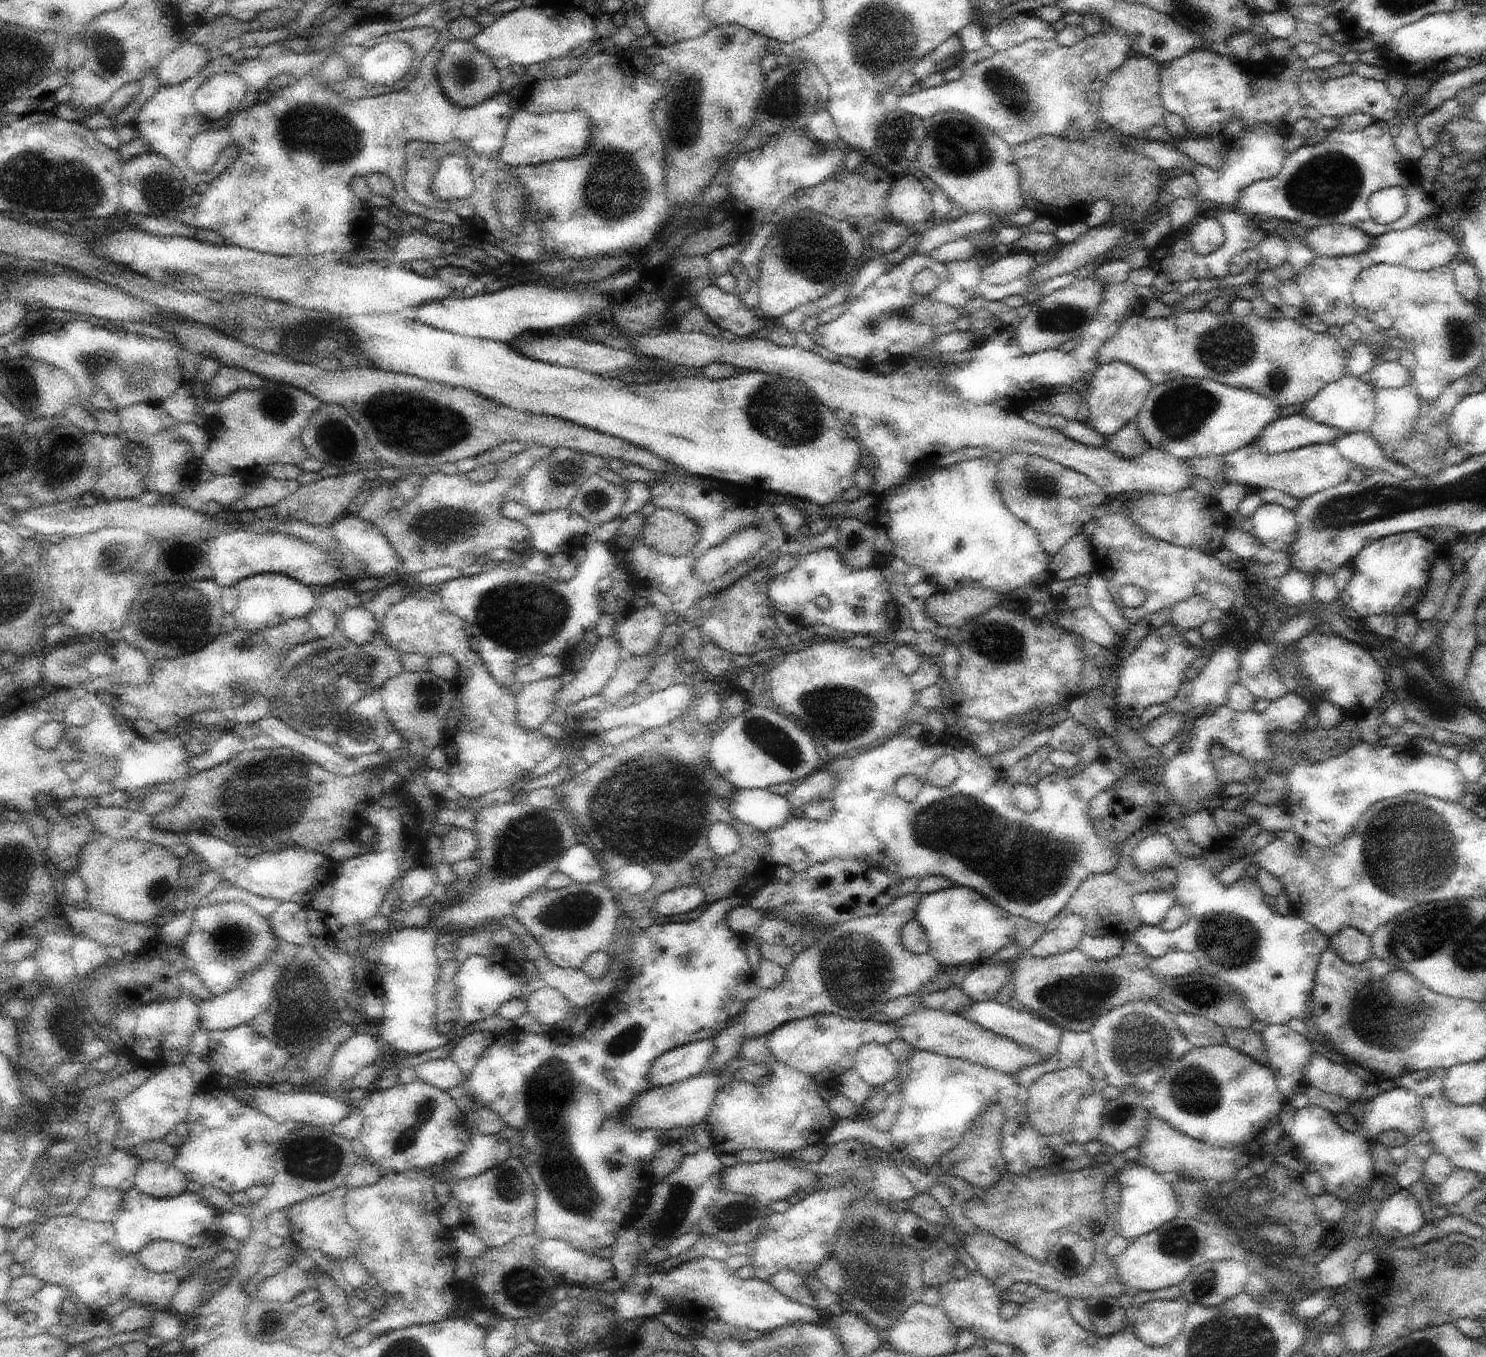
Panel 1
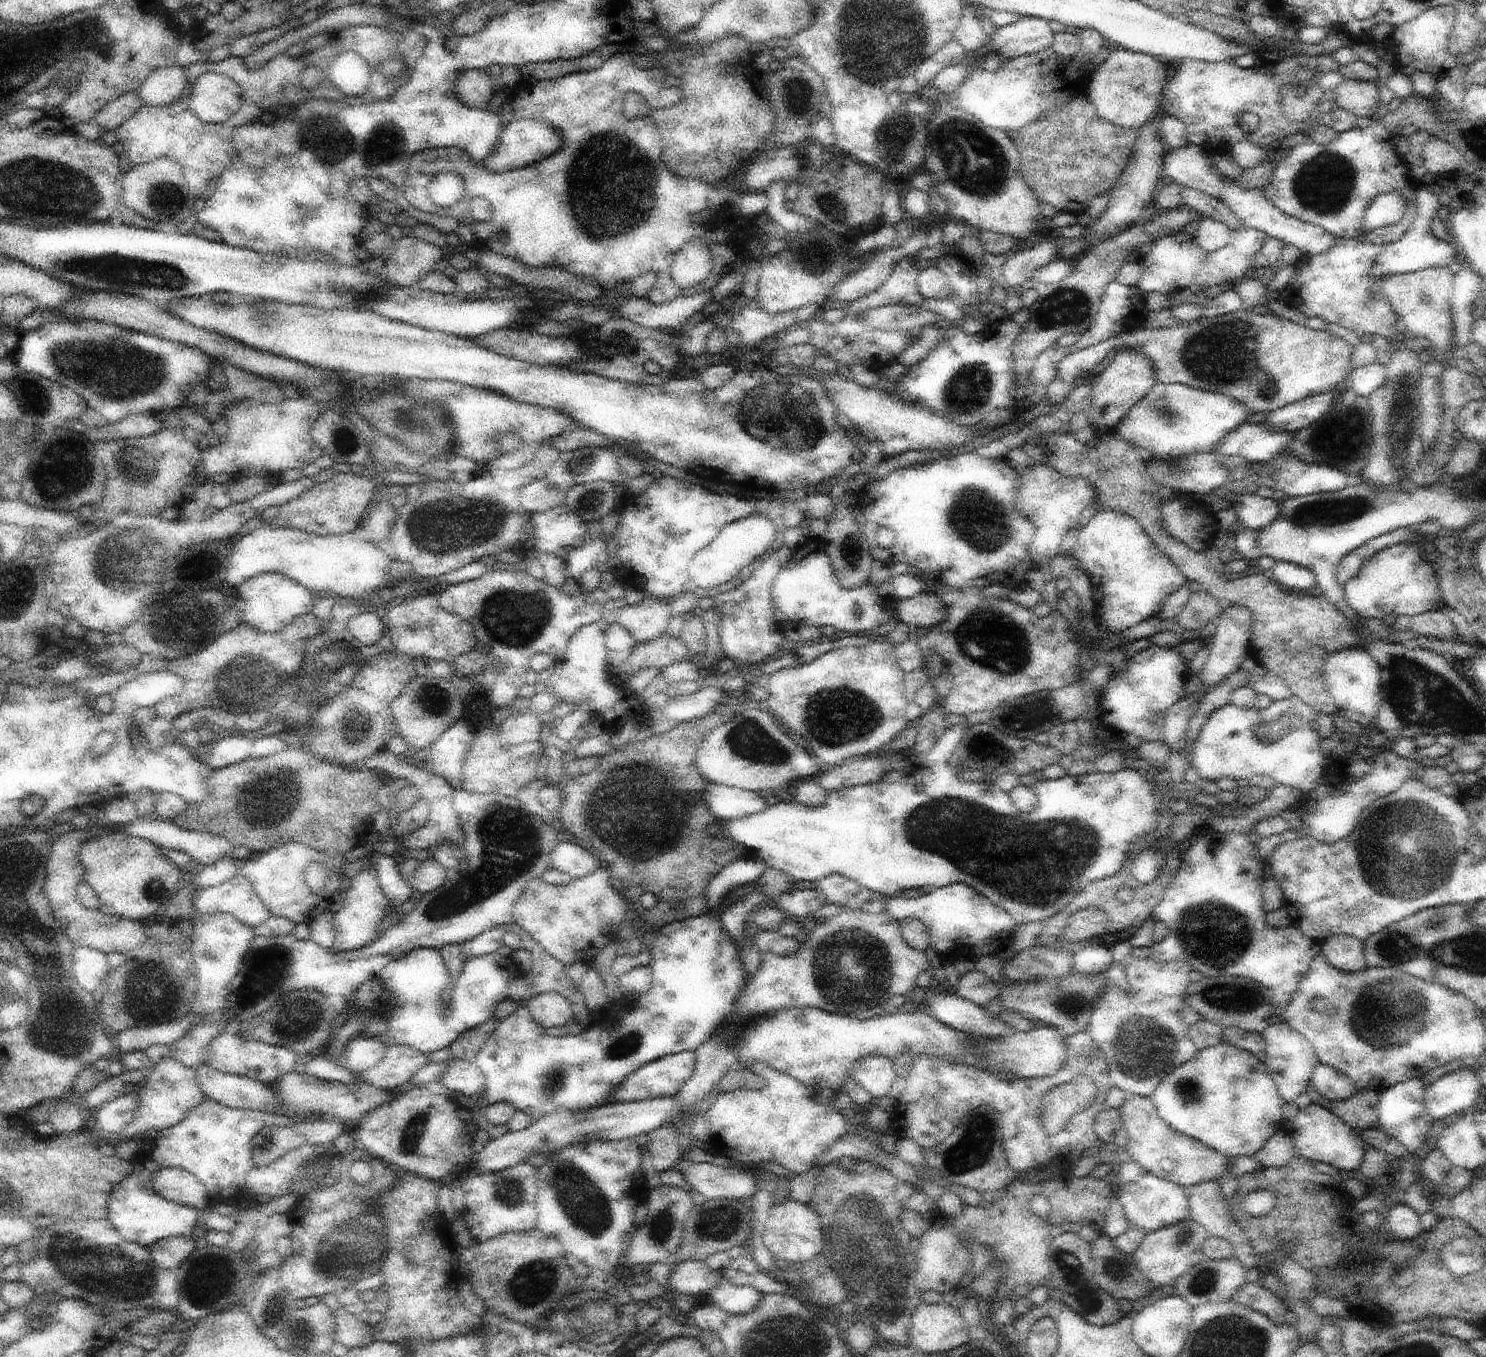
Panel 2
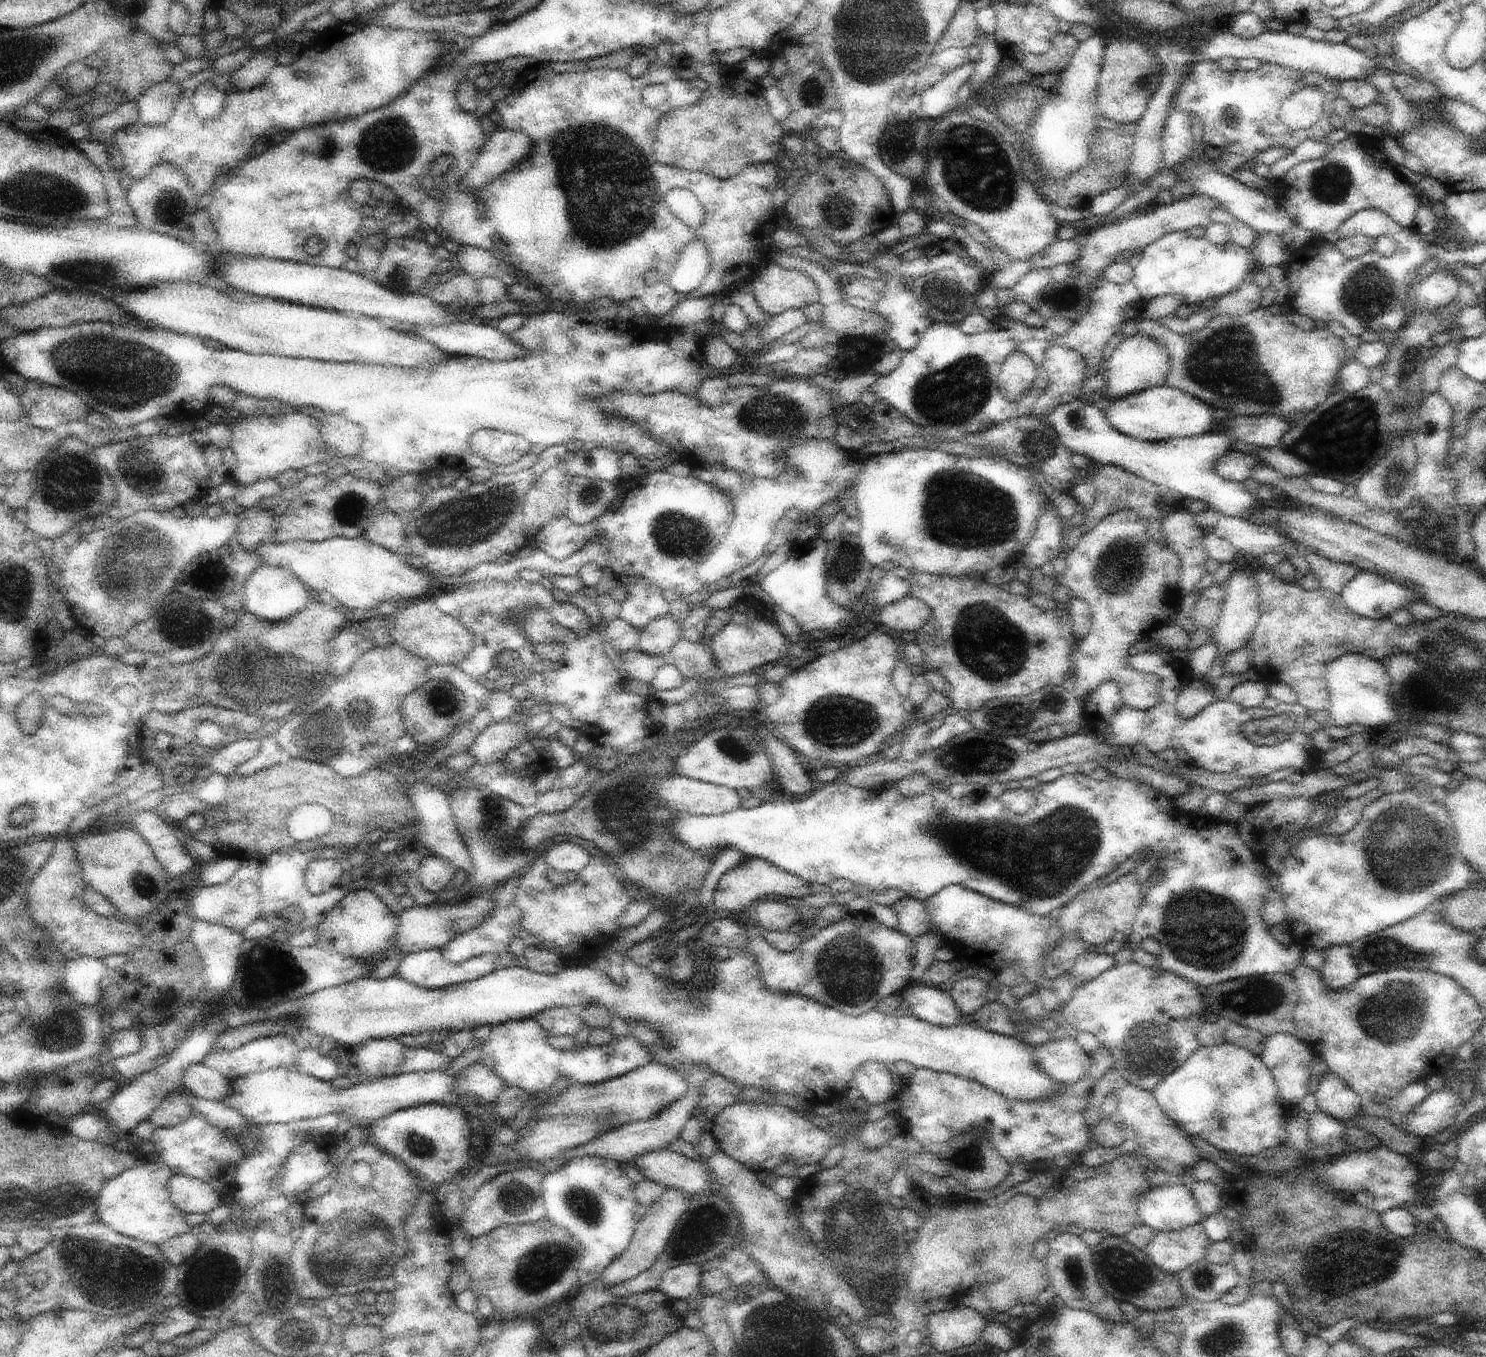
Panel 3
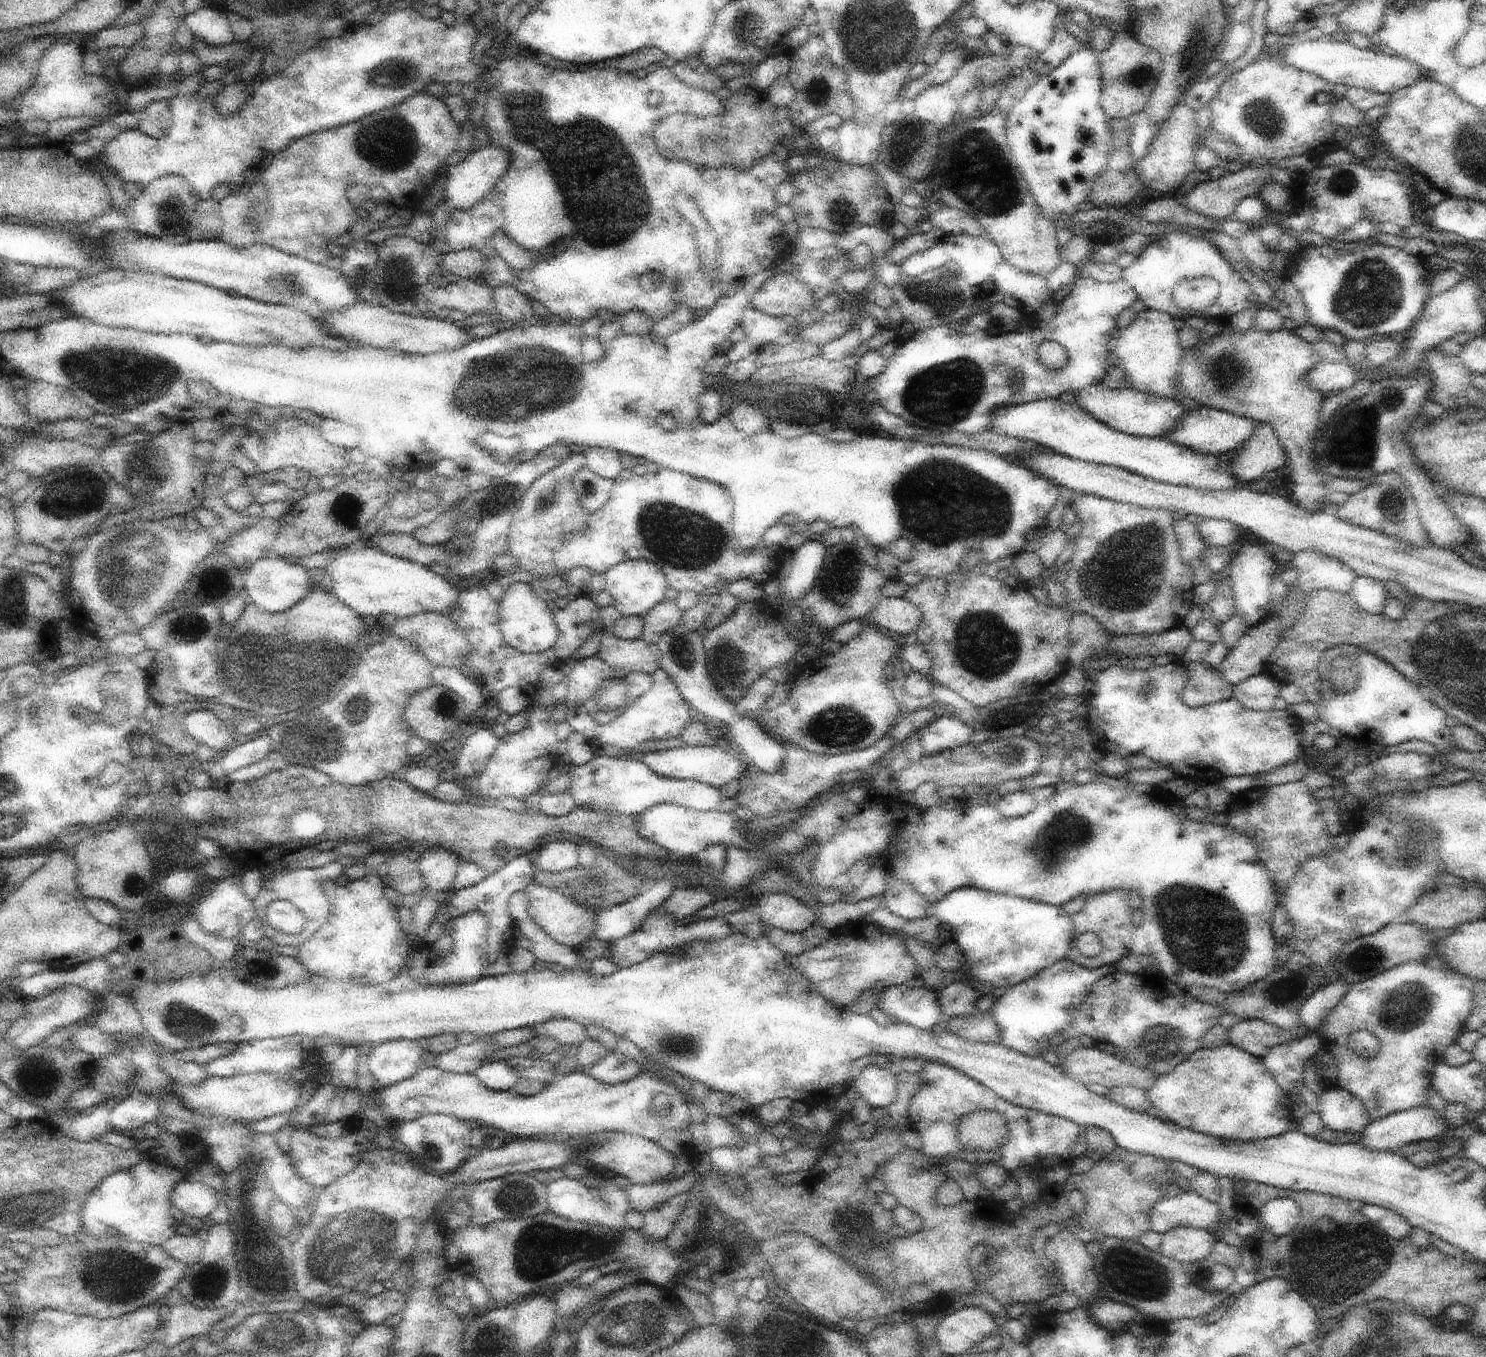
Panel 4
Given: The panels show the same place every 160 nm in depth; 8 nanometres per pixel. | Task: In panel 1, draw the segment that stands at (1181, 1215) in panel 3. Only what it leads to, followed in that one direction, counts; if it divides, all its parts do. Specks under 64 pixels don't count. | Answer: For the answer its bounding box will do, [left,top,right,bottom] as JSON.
[1117,1158,1180,1239]

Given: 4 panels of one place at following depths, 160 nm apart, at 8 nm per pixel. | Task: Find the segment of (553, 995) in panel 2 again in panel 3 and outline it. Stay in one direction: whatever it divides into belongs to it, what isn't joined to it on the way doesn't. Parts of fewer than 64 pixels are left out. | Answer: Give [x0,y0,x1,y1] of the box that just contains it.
[535,1007,586,1038]

